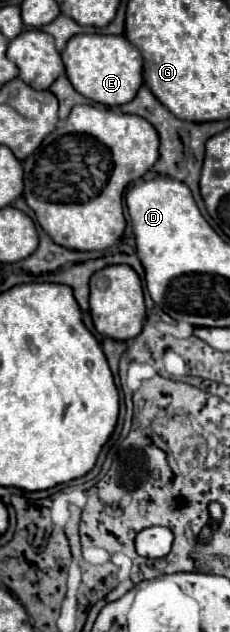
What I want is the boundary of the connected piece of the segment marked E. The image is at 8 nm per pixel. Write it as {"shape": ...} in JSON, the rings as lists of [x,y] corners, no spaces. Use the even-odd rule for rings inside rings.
{"shape":[[[75,35],[69,39],[61,57],[71,85],[95,103],[107,107],[129,103],[143,85],[143,57],[123,35]]]}

